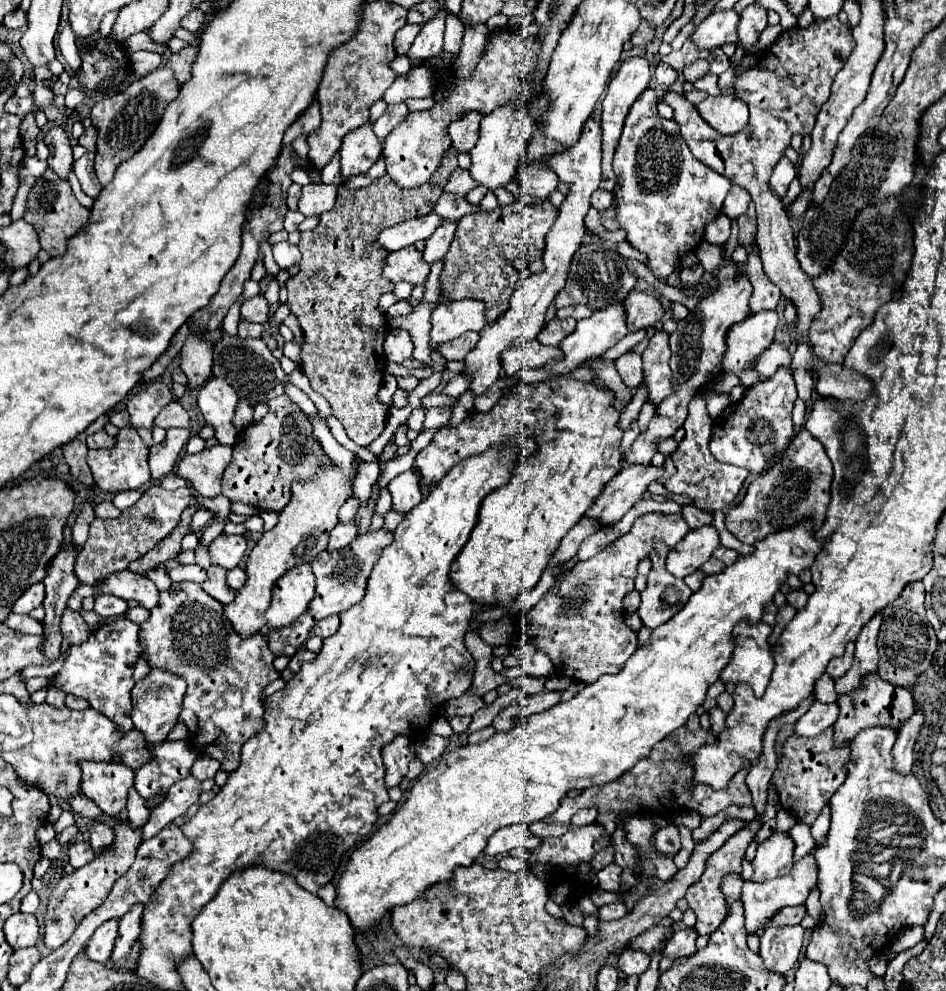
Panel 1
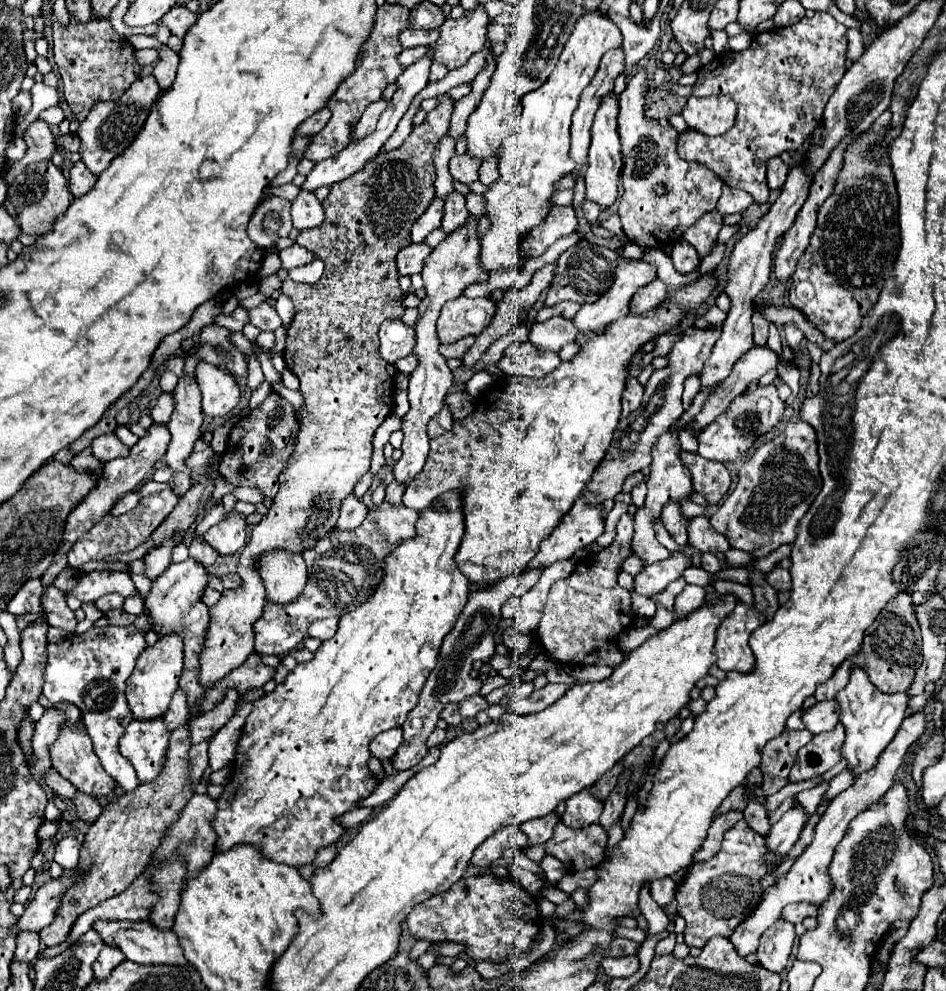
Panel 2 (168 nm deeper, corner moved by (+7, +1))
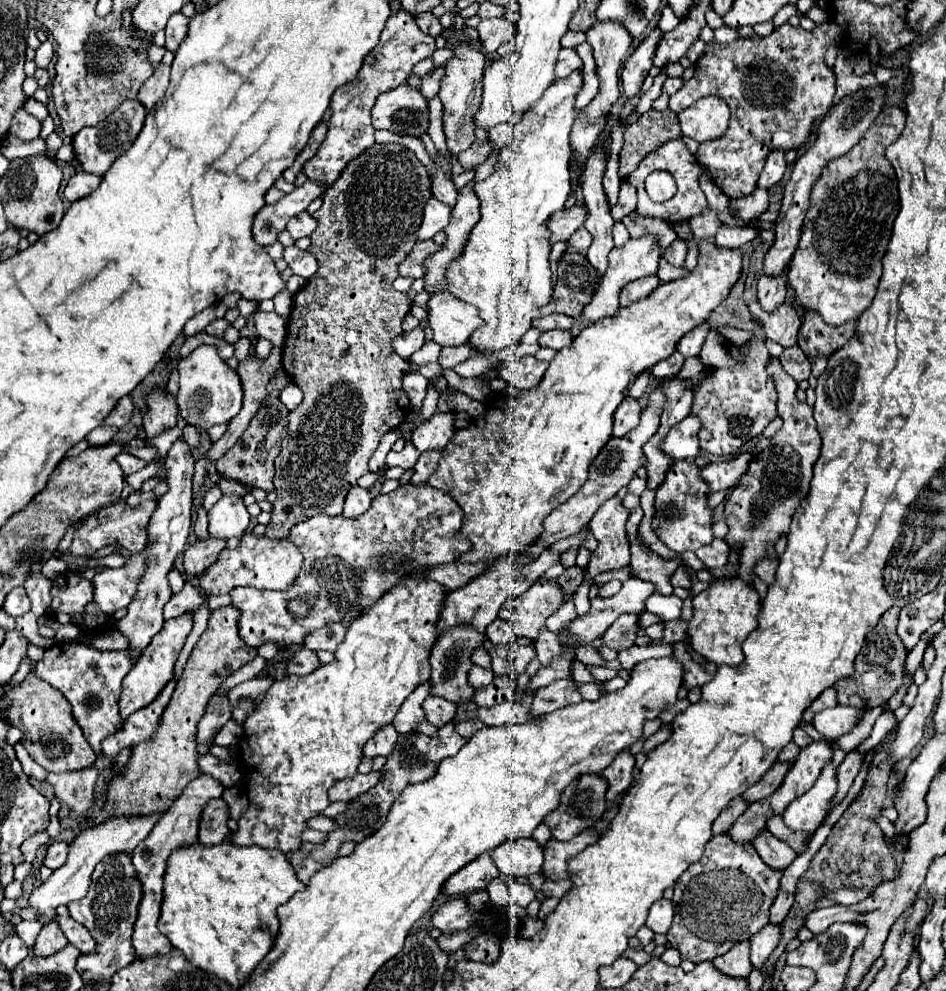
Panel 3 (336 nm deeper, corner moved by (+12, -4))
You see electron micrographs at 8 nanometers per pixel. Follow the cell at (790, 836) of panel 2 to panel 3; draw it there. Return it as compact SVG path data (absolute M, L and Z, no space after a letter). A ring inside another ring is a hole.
M830 763L822 769L810 791L794 799L784 811L784 825L792 831L812 833L824 821L830 799L836 793L836 767Z

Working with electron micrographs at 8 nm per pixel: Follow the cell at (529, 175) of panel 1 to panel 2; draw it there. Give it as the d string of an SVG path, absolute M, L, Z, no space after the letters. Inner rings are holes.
M599 10L583 14L567 40L567 46L555 66L555 74L551 74L539 90L525 94L521 124L515 134L507 136L501 144L497 162L499 178L483 194L485 216L491 222L481 238L479 266L483 272L493 274L497 270L523 270L527 258L519 246L523 234L527 236L531 228L549 216L549 210L553 208L551 198L555 194L555 184L577 166L569 156L569 128L579 96L591 84L601 56L619 46L621 32L607 16L599 14Z

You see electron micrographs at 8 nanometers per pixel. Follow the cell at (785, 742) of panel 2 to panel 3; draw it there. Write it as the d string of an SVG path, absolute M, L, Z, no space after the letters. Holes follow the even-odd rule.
M790 741L790 743L778 753L778 763L790 763L790 761L794 761L796 755L798 755L798 751L800 751L800 747L798 747L794 741Z

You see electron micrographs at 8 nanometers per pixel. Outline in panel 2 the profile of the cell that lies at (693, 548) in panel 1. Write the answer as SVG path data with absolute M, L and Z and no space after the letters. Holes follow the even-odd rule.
M673 554L669 560L645 566L633 580L633 592L641 596L655 596L667 588L669 582L681 578L683 570L691 566L691 560L685 554Z

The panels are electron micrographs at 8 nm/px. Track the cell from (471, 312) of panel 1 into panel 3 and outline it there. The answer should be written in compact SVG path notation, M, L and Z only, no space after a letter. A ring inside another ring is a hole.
M450 293L432 295L428 309L434 341L442 347L468 343L472 331L482 325L482 319L478 319L478 309Z

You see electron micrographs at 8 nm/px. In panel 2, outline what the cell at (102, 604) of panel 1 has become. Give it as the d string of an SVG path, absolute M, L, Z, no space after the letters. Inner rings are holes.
M105 594L101 596L99 600L95 600L95 606L101 610L101 612L107 612L107 610L115 610L115 608L121 608L123 606L123 596L121 594Z

